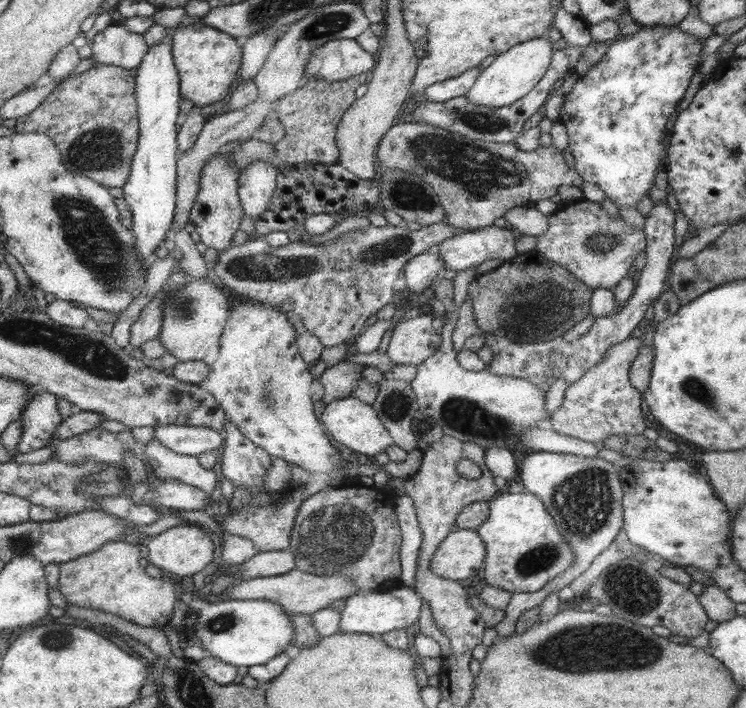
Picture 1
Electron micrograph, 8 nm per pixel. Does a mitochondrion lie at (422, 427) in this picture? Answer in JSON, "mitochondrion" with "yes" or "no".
{"mitochondrion":"yes"}

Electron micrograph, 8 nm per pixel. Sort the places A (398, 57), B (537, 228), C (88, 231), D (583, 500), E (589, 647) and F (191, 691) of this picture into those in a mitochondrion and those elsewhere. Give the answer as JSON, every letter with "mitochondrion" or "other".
{"A":"other","B":"other","C":"mitochondrion","D":"mitochondrion","E":"mitochondrion","F":"mitochondrion"}

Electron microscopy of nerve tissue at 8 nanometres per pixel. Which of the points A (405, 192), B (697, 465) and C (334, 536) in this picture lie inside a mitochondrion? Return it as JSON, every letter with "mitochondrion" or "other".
{"A":"mitochondrion","B":"other","C":"mitochondrion"}

